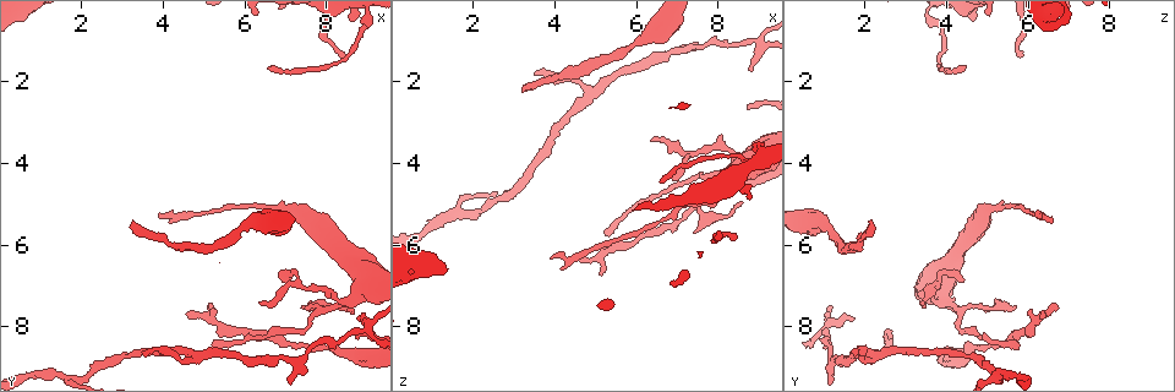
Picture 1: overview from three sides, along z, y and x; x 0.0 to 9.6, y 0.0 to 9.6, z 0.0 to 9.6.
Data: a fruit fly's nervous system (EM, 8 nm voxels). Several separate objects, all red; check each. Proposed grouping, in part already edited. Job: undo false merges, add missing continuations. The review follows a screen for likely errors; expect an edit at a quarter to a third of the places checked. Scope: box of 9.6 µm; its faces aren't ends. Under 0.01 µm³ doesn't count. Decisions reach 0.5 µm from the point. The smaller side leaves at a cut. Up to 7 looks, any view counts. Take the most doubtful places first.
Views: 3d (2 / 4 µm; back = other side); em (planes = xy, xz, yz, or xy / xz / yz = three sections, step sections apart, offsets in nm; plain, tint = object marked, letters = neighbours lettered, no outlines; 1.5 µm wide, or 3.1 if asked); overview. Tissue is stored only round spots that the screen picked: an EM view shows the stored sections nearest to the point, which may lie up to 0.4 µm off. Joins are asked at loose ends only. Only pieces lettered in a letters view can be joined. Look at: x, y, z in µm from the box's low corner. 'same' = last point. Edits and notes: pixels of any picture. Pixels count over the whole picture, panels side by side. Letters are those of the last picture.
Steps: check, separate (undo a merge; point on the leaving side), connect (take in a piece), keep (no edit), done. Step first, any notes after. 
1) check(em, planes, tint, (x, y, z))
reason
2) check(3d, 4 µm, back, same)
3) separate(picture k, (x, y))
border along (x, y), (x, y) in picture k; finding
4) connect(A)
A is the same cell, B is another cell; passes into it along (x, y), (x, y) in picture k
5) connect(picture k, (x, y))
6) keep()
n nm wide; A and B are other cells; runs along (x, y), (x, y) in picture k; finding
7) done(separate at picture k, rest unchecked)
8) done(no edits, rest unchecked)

check(3d, 2 µm, (7.00, 6.85, 4.45))
thin end

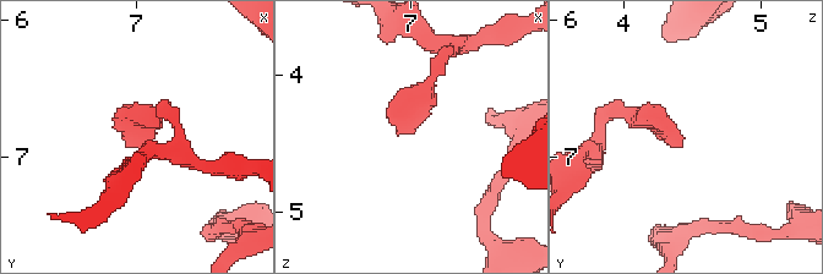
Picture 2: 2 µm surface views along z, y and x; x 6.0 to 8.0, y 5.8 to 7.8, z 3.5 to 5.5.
check(em, planes, plain, (6.92, 6.90, 4.44))
now the EM

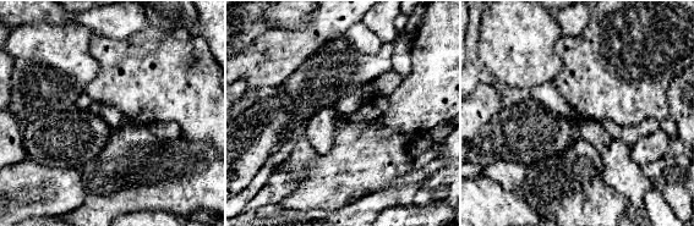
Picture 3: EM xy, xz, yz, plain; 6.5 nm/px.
check(em, planes, letters, same)

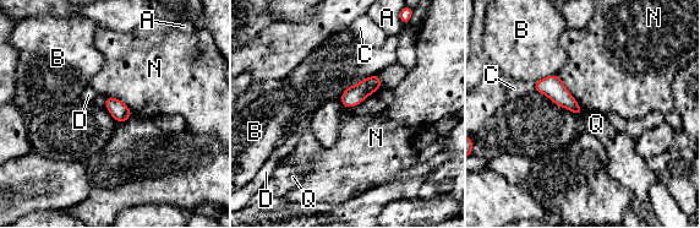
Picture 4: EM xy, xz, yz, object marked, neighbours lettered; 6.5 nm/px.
keep()
A, B, C, D, N and Q are other cells; border along (583, 112), (580, 115) in picture 4; none of them fits

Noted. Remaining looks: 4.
check(3d, 4 µm, (5.10, 7.60, 6.70))
an open end

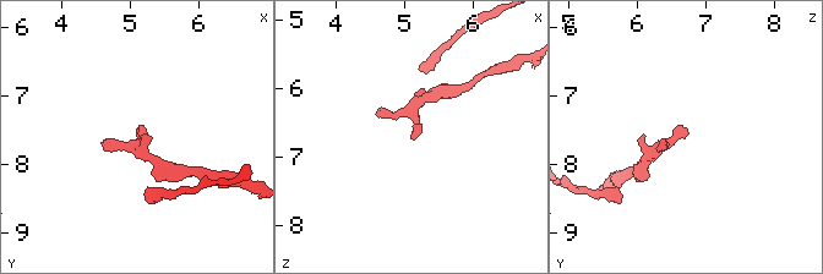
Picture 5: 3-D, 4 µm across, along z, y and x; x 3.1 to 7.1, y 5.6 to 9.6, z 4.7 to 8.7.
check(em, planes, letters, (5.15, 7.55, 6.70))
now the EM

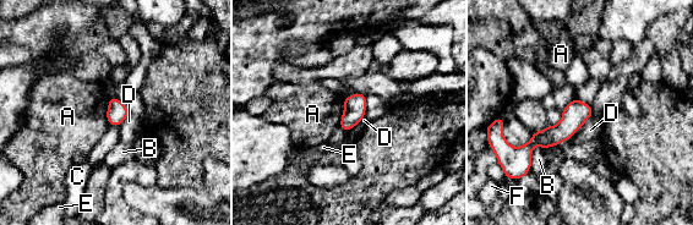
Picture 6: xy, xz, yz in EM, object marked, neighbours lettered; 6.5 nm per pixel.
keep()
A, B, C, D, E and F are other cells; border along (591, 115), (571, 137), (544, 149) in picture 6; no lettered piece goes on from it

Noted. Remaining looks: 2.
check(em, xz, step 4, letters, (8.85, 7.85, 1.70))
thin end

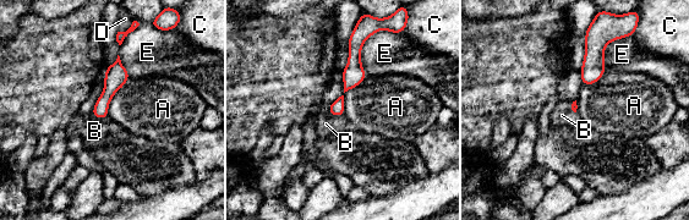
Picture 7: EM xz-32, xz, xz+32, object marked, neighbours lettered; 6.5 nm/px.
keep()
A, B, C, D and E are other cells; border along (129, 77), (113, 95), (107, 116) in picture 7; no lettered piece goes on from it

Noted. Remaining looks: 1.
done(no edits, rest unchecked)

